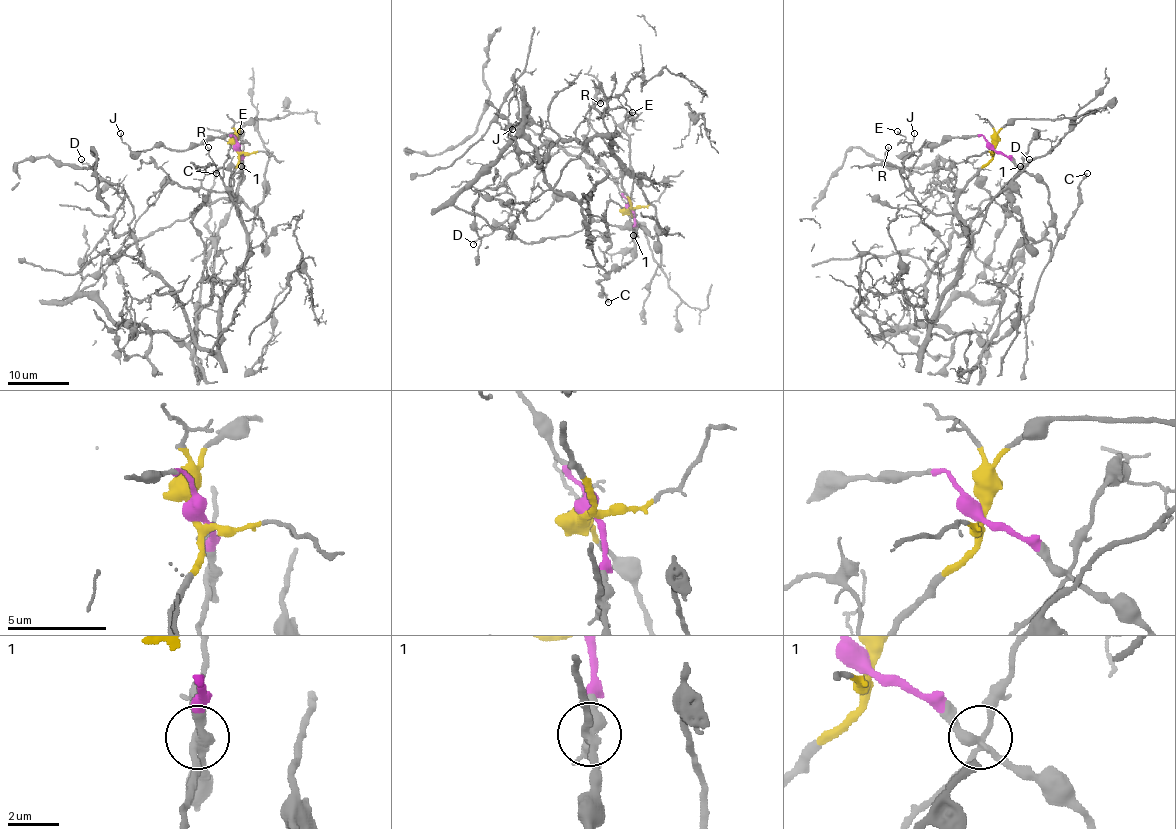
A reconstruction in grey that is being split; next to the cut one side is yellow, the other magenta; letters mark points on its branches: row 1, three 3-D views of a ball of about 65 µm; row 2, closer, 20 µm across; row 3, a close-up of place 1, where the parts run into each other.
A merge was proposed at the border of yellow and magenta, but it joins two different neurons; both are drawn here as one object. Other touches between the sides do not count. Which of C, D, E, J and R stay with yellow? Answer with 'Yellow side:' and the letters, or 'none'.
Yellow side: D, E, R

